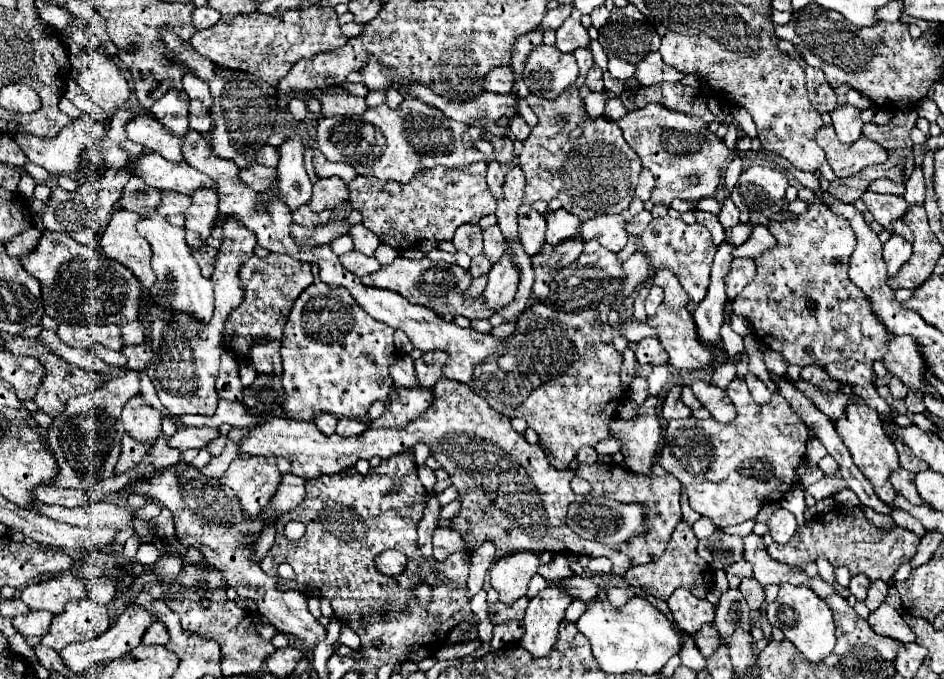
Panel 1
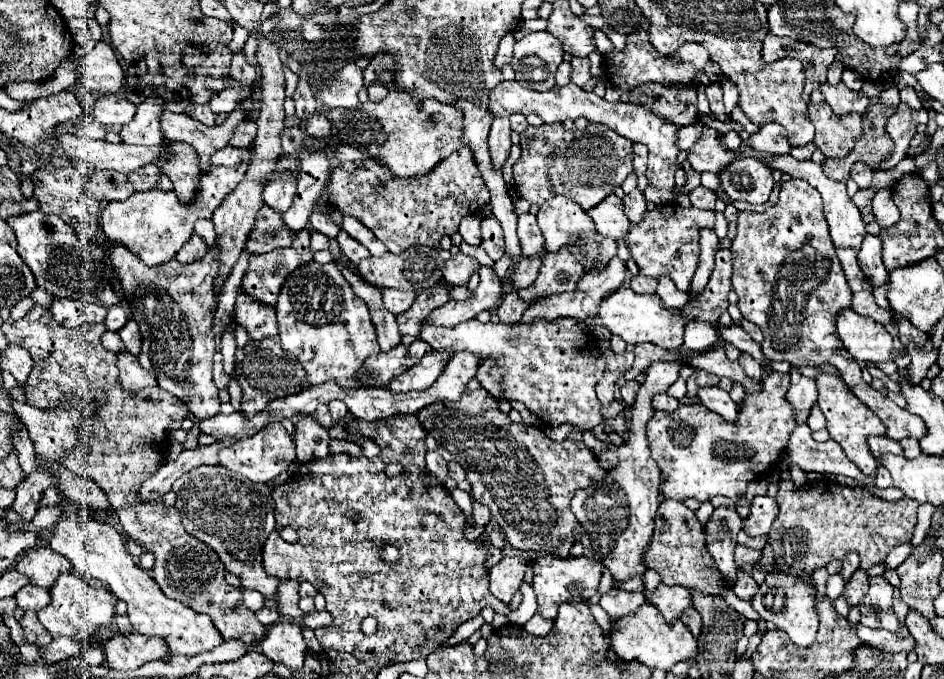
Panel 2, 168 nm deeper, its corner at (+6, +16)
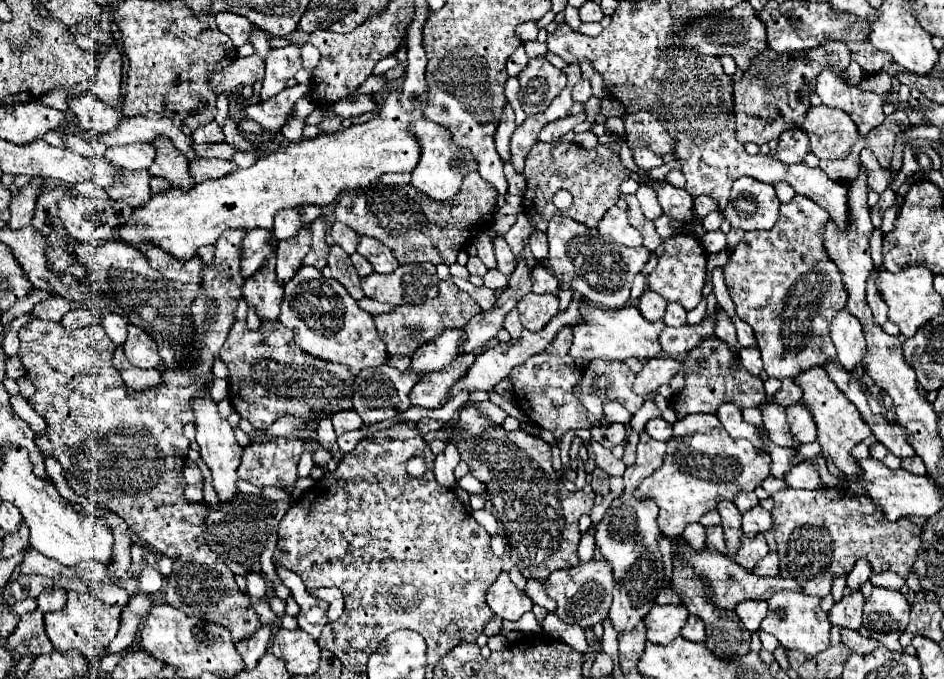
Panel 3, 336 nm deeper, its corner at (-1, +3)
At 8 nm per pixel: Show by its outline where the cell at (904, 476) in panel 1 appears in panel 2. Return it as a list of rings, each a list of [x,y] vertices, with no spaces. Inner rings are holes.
[[[871,436],[871,438],[867,440],[867,444],[869,444],[871,454],[873,454],[873,458],[875,458],[877,462],[881,460],[883,454],[903,454],[901,444],[889,440],[887,436]]]

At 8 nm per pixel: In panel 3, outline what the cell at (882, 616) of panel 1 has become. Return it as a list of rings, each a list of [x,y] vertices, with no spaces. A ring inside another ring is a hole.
[[[874,587],[864,603],[864,627],[870,637],[886,645],[890,651],[902,651],[898,639],[910,617],[910,603],[900,591]]]

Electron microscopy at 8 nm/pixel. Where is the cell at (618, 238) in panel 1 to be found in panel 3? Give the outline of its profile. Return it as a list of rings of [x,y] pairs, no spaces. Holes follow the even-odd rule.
[[[612,207],[606,211],[602,221],[598,223],[598,231],[602,235],[610,235],[614,241],[628,245],[628,247],[640,247],[642,245],[640,233],[630,225],[626,211],[622,211],[618,207]]]

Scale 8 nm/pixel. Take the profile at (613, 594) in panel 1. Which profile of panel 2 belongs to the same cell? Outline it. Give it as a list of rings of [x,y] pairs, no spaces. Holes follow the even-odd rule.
[[[611,588],[607,594],[601,596],[599,604],[609,616],[621,618],[637,610],[643,602],[645,602],[645,596],[641,592],[623,592],[619,588]]]

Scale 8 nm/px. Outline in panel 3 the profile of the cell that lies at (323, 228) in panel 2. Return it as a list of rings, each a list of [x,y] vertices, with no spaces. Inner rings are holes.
[[[334,223],[330,235],[334,237],[334,243],[340,245],[348,255],[356,253],[356,247],[358,247],[358,243],[360,243],[360,235],[356,235],[348,225]]]

